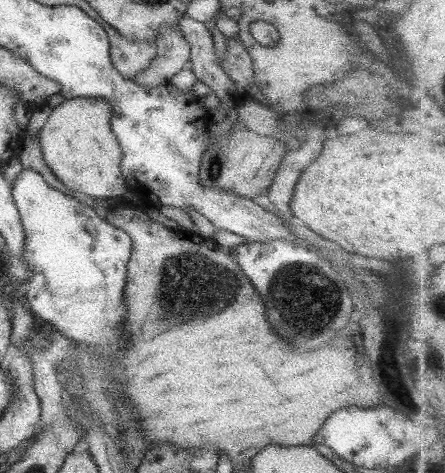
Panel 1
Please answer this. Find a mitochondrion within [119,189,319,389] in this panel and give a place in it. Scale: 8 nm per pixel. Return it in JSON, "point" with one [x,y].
{"point":[191,285]}

